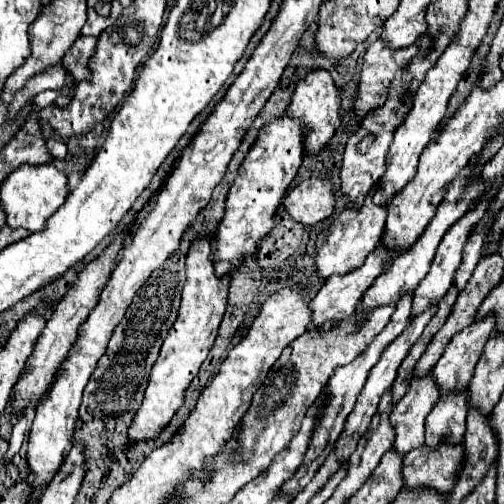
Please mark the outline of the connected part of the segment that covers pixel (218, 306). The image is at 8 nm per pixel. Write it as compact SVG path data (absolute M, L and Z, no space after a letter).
M197 236L191 240L185 266L187 266L187 280L183 286L181 308L179 308L179 314L177 314L177 320L171 332L167 334L161 346L161 354L151 370L151 378L149 378L149 386L143 396L143 404L137 410L129 426L131 440L155 438L161 432L161 428L167 426L171 416L183 406L185 388L197 376L203 360L207 358L209 348L215 342L221 318L225 314L231 276L223 276L223 278L215 276L215 270L213 270L215 266L211 264L211 238L209 236Z

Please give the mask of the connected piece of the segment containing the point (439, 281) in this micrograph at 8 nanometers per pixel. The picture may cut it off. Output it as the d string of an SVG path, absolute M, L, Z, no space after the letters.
M485 200L483 204L479 204L479 206L475 206L471 212L467 212L467 216L463 216L463 220L457 220L457 222L447 230L447 234L443 236L443 240L441 240L441 244L439 244L439 248L437 248L437 254L435 254L435 258L433 258L433 264L431 264L429 274L421 280L421 284L419 284L417 290L413 292L411 320L413 320L415 316L419 316L419 312L425 312L427 308L431 308L431 304L437 304L437 302L445 296L445 292L451 288L451 284L453 284L453 272L455 272L455 268L457 268L459 262L461 262L463 244L467 242L473 226L483 218L485 210L487 210L487 200Z

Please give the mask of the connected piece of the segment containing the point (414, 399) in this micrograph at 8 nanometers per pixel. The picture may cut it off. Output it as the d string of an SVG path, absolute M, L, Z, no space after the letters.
M427 374L425 378L411 380L407 394L395 404L389 420L395 428L395 444L393 450L399 454L407 454L415 448L421 448L425 442L425 416L431 412L435 402L439 400L439 390Z

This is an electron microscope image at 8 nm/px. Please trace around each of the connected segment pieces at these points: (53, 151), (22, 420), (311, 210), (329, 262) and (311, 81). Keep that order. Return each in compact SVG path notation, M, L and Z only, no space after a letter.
M49 140L47 150L53 156L53 160L57 160L57 162L63 162L67 156L67 146L61 140Z
M21 410L21 414L17 416L17 424L15 424L13 434L11 434L11 440L9 440L9 452L5 454L5 462L9 462L9 460L19 452L19 448L21 448L21 442L23 442L23 438L25 438L27 428L29 428L27 416L29 416L29 414L27 414L25 410Z
M307 178L301 180L297 186L291 186L283 200L281 208L297 222L311 226L327 216L331 216L335 198L331 194L331 182L325 178Z
M367 196L365 204L357 210L351 206L345 208L329 226L329 236L317 252L315 276L319 278L319 282L327 280L327 276L343 274L343 272L351 272L351 268L359 268L359 264L363 264L363 260L379 244L379 236L383 234L383 228L385 228L385 216L387 216L387 208L375 206L371 196Z
M315 68L315 70L307 72L297 82L287 112L289 112L289 116L295 116L295 118L299 118L303 122L305 152L309 152L309 154L319 152L329 142L329 138L335 134L337 126L341 124L339 106L341 106L341 96L339 96L339 90L335 90L335 82L331 80L331 74L327 70Z

